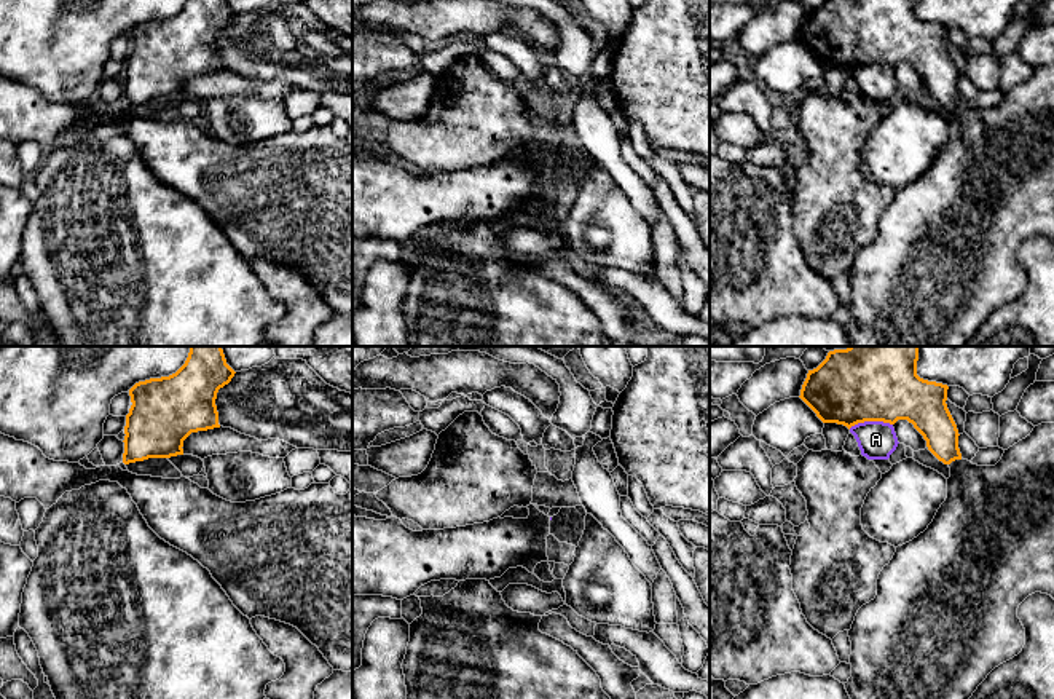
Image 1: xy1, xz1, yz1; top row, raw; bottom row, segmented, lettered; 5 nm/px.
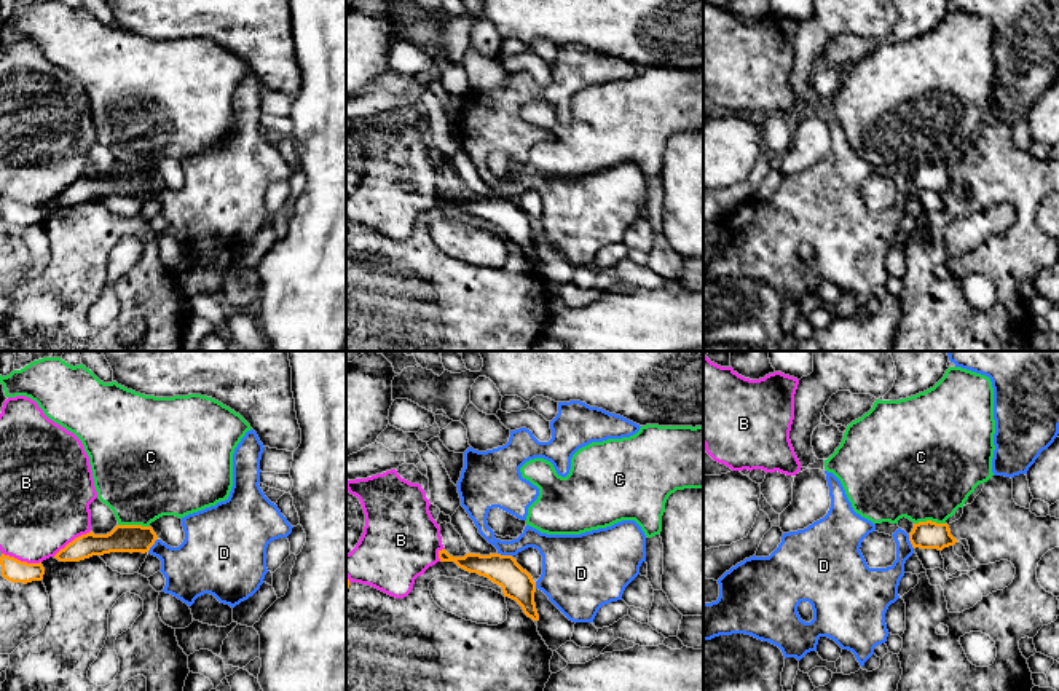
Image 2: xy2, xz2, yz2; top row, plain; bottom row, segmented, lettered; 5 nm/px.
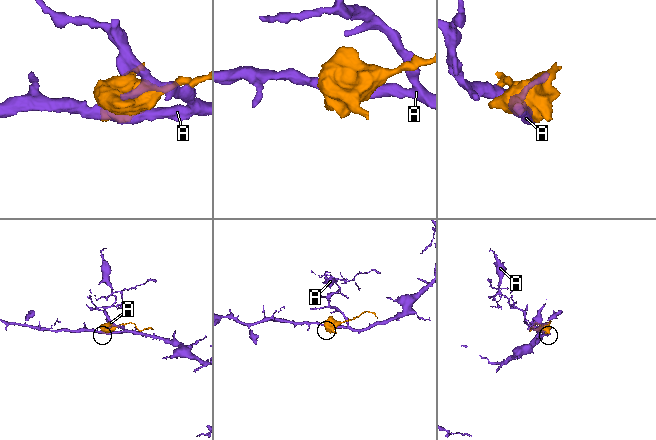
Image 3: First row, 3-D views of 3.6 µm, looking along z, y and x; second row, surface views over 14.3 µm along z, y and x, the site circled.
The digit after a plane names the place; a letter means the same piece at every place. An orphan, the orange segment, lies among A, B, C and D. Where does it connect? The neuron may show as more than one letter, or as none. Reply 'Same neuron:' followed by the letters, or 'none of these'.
Same neuron: none of these

